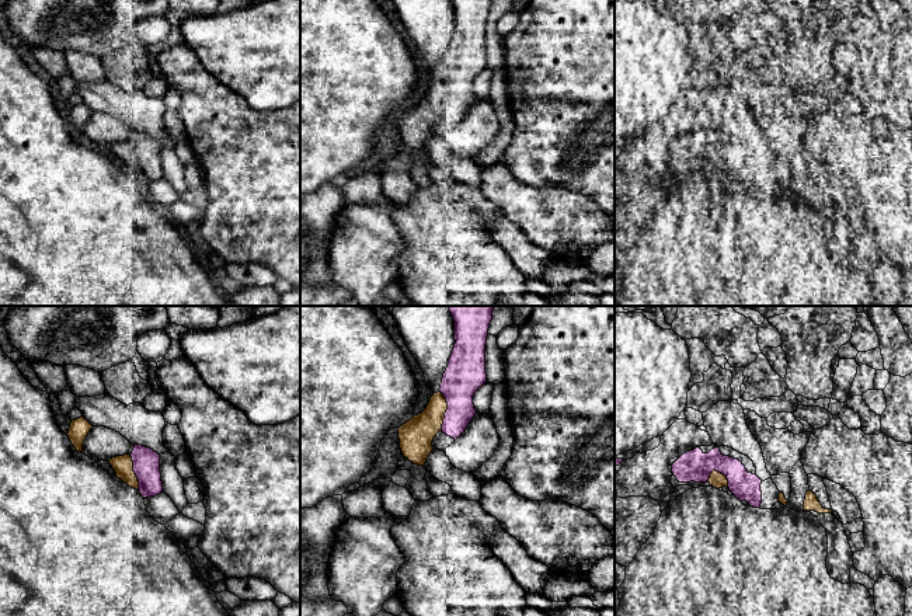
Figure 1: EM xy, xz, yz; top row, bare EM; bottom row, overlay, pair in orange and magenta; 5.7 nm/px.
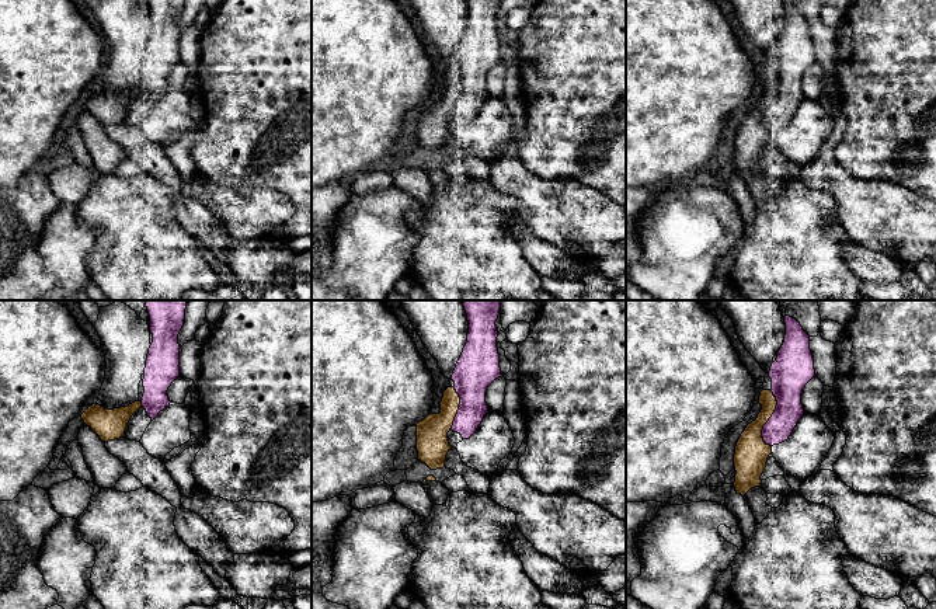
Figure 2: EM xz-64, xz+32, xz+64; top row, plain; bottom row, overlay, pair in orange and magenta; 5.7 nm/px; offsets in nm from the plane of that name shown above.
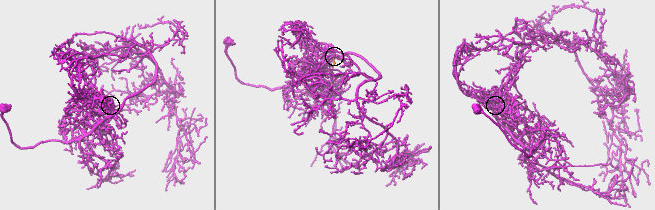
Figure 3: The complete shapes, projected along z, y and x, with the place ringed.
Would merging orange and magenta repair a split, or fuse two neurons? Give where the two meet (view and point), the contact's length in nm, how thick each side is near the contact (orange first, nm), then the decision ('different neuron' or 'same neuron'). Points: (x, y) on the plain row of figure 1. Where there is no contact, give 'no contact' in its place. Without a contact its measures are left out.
meets orange in xz at (446, 94); contact 240 nm long; 190 nm thick on the orange side, 220 nm on the other; same neuron

